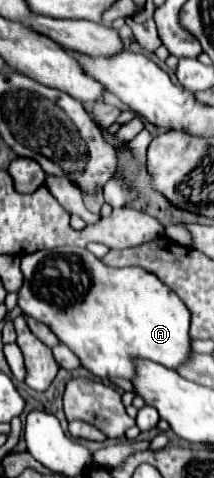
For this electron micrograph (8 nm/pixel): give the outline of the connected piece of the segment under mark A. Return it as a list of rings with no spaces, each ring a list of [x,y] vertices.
[[[57,247],[57,249],[51,249],[51,251],[37,251],[37,253],[27,253],[21,257],[21,271],[23,271],[23,287],[19,289],[19,307],[25,315],[31,315],[33,319],[45,323],[57,337],[61,343],[65,343],[79,359],[81,359],[81,365],[85,369],[89,369],[93,375],[97,377],[111,377],[111,375],[119,375],[119,377],[125,377],[125,379],[131,379],[135,375],[135,365],[133,365],[133,357],[141,357],[141,359],[149,359],[149,361],[157,361],[169,369],[177,369],[191,353],[191,339],[189,339],[189,309],[183,305],[183,301],[169,289],[165,287],[165,283],[141,269],[141,267],[123,267],[123,269],[117,269],[117,267],[107,267],[101,263],[101,259],[97,259],[93,253],[89,253],[87,249],[79,249],[79,247]]]

